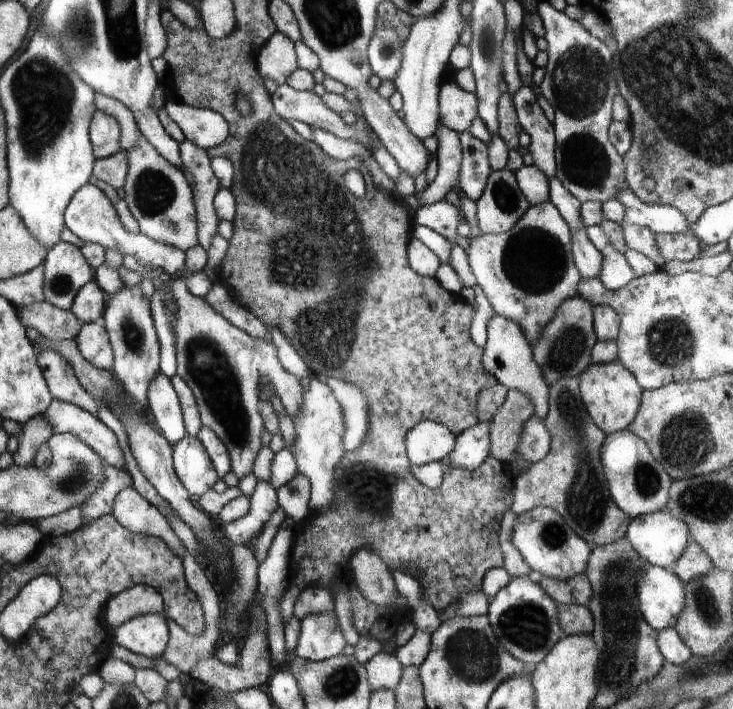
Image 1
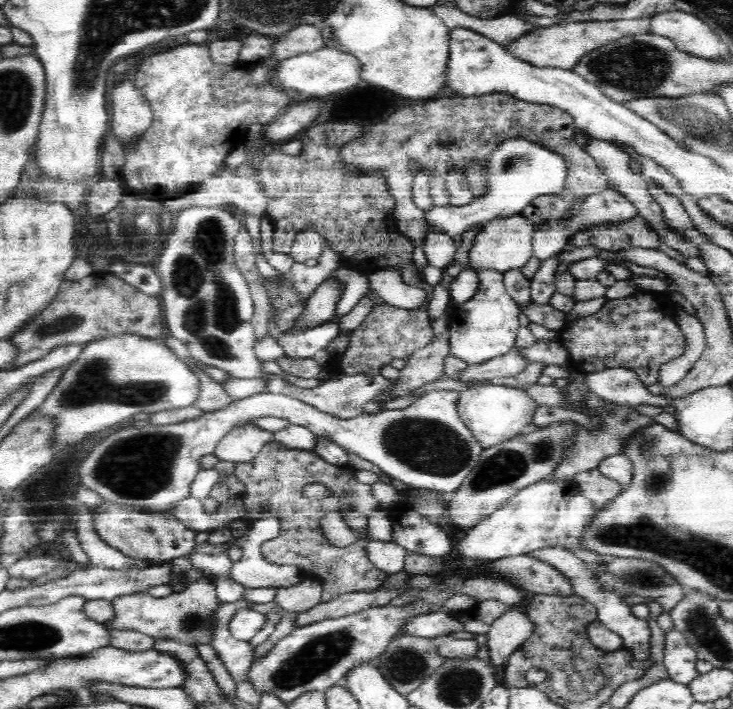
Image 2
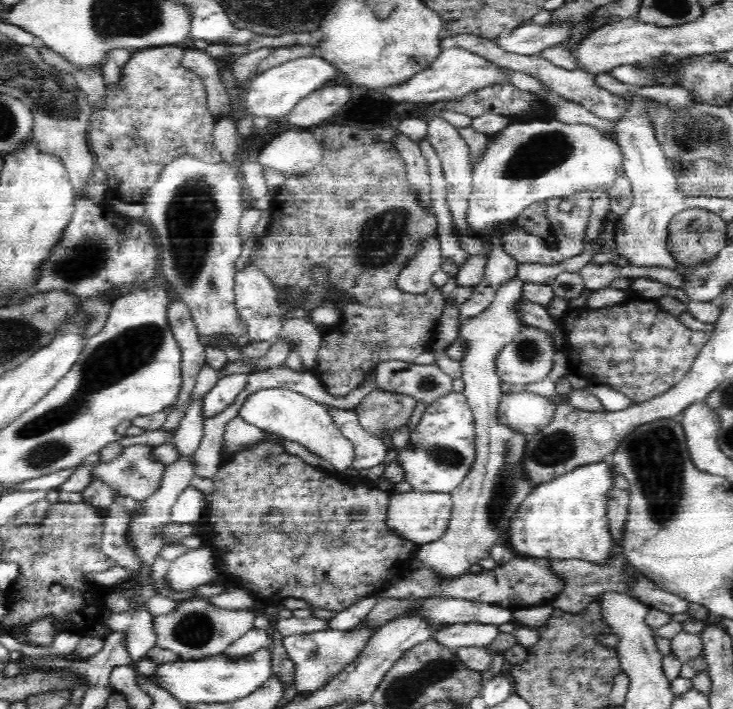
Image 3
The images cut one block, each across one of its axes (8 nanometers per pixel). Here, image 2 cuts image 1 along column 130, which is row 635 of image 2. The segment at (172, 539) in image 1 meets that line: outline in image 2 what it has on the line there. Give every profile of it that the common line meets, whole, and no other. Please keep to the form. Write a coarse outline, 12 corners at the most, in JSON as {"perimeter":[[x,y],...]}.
{"perimeter":[[510,608],[487,632],[502,668],[532,634],[532,621]]}

